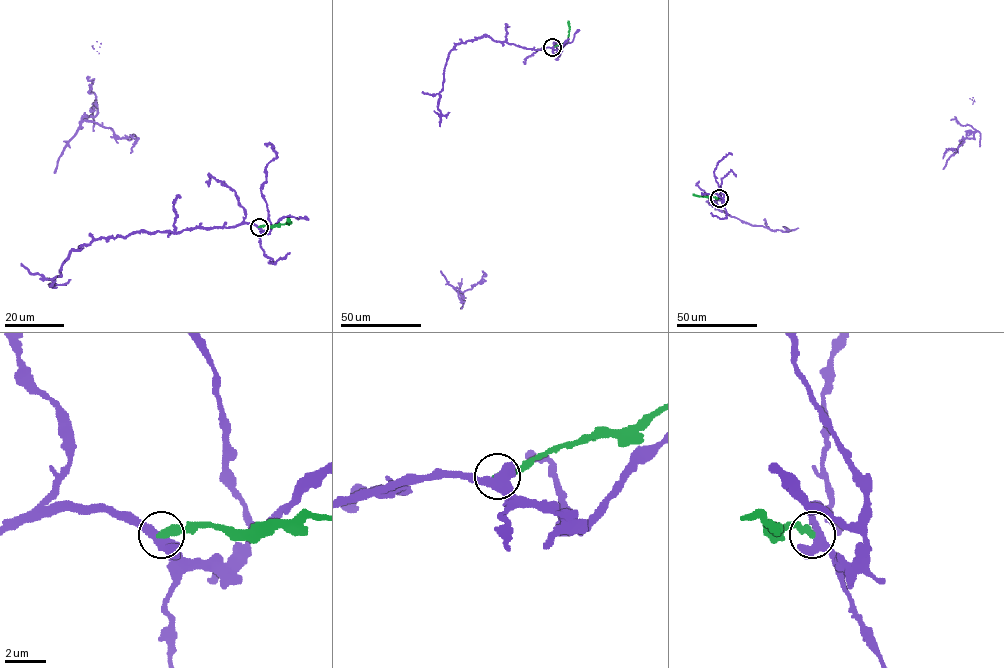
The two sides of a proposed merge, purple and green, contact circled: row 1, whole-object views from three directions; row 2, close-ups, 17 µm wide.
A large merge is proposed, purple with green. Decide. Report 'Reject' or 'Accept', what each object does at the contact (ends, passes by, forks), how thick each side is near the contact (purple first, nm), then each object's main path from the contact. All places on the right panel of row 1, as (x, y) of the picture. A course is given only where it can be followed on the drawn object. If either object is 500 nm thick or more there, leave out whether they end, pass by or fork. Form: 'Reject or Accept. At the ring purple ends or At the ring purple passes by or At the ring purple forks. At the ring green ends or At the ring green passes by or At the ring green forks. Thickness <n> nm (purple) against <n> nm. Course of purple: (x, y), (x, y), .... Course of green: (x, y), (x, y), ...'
Reject. At the ring purple forks. At the ring green ends. Thickness 400 nm (purple) against 340 nm. Course of purple: (719, 199), (708, 202), (753, 225), (795, 230), (943, 169), (960, 141), (973, 138), (976, 130), (950, 120). Course of green: (719, 199), (693, 194)

